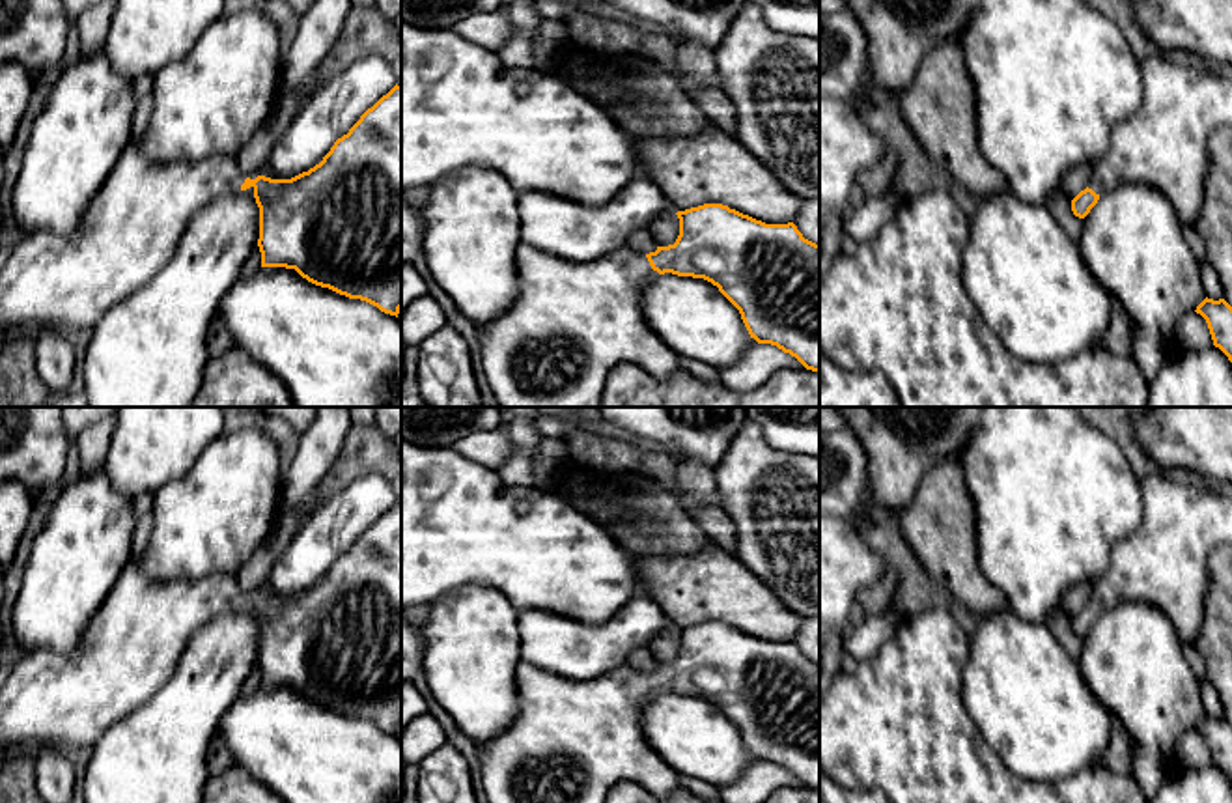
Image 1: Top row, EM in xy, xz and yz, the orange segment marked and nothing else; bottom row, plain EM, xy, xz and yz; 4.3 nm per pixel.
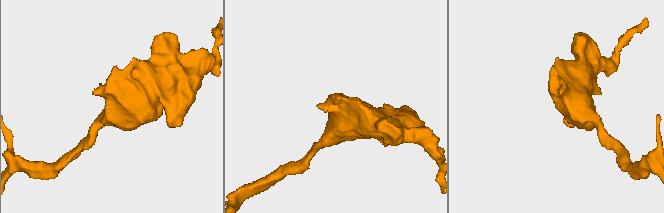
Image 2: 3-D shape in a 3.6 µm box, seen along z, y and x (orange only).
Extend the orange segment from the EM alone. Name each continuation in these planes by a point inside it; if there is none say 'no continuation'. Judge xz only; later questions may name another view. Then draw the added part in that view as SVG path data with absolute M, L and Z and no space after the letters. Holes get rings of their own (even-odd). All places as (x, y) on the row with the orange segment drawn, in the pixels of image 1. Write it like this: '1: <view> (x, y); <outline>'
1: xz (572, 324); M521 243L515 252L515 269L519 278L519 293L515 303L508 312L495 317L489 325L478 327L482 368L498 407L599 407L609 373L623 362L635 364L657 379L665 379L679 372L679 355L644 319L640 295L644 286L651 278L659 276L659 273L651 269L646 254L635 252L631 247L623 247L597 261L571 263Z

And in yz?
1: yz (1163, 144); M1159 50L1139 63L1141 106L1114 129L1086 187L1096 194L1122 185L1154 187L1185 226L1204 200L1210 136L1232 127L1232 78Z

